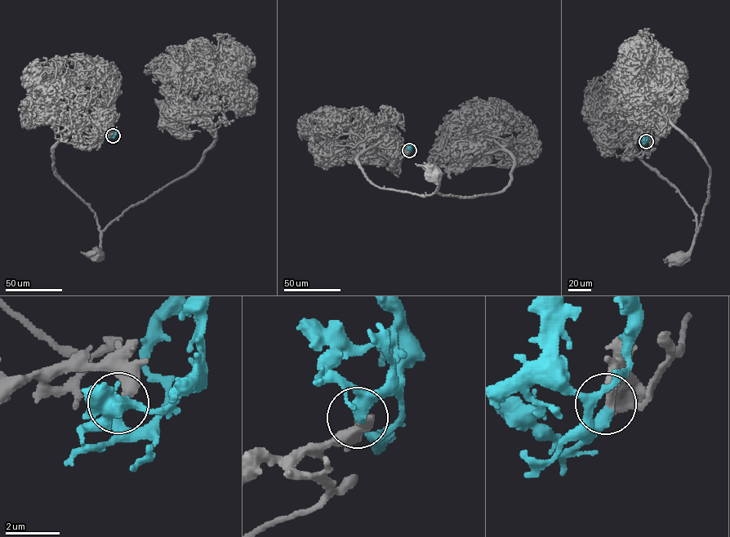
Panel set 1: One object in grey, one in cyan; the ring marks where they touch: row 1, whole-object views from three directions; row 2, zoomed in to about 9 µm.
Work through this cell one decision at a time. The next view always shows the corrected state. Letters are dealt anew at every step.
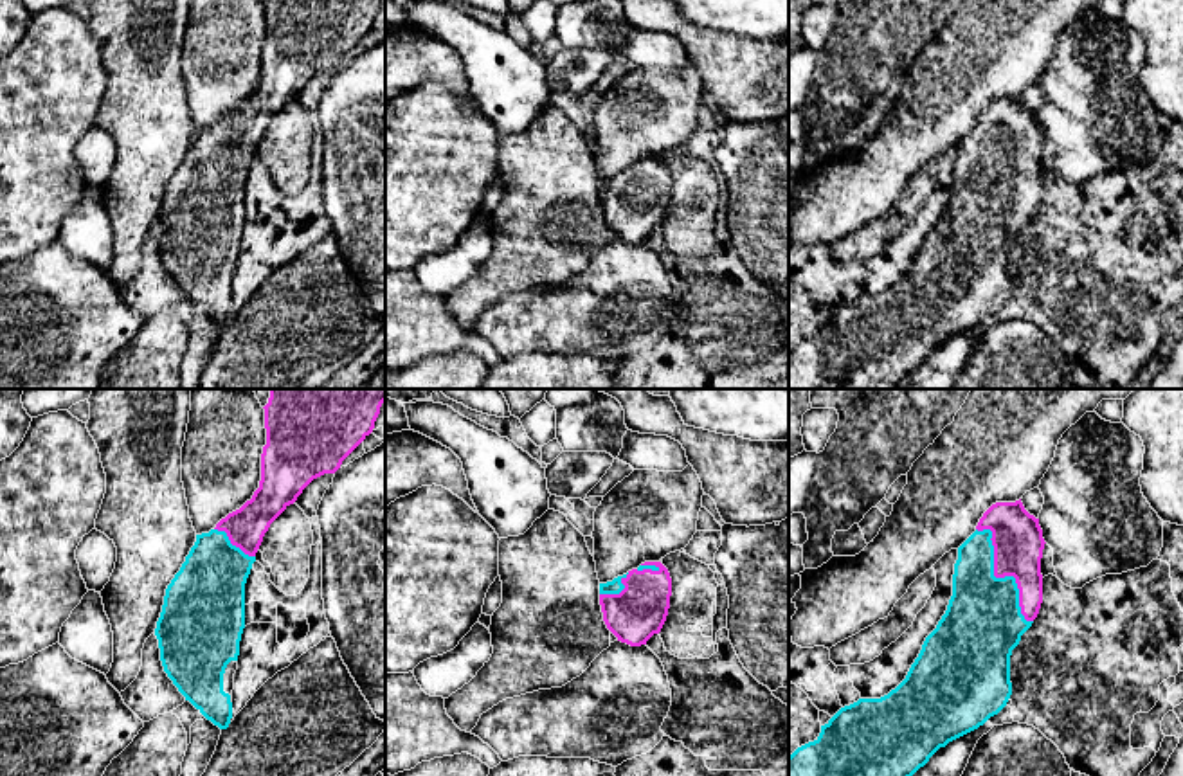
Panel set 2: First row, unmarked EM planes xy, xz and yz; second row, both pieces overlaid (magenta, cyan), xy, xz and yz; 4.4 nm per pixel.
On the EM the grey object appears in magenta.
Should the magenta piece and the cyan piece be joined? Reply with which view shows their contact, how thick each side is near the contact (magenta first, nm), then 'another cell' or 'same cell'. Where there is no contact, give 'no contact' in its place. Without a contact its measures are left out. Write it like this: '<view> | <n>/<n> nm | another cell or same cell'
yz | 220/360 nm | same cell

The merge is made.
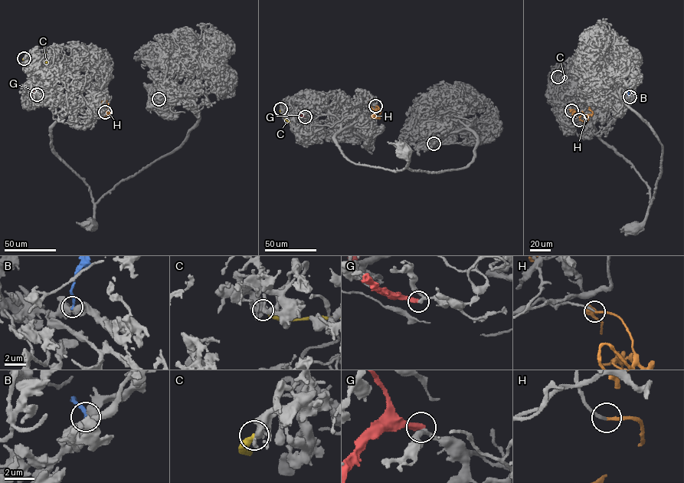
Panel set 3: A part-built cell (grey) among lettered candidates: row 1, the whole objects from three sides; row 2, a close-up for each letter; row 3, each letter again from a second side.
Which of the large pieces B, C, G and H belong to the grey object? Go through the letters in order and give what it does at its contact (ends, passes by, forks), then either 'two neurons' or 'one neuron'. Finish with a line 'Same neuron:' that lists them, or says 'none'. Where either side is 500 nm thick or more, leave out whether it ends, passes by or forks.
B: it ends | two neurons
C: two neurons
G: it ends | two neurons
H: it ends | one neuron
Same neuron: H

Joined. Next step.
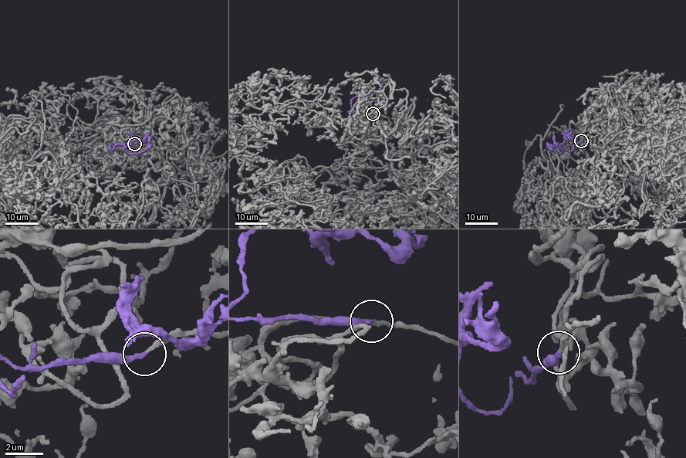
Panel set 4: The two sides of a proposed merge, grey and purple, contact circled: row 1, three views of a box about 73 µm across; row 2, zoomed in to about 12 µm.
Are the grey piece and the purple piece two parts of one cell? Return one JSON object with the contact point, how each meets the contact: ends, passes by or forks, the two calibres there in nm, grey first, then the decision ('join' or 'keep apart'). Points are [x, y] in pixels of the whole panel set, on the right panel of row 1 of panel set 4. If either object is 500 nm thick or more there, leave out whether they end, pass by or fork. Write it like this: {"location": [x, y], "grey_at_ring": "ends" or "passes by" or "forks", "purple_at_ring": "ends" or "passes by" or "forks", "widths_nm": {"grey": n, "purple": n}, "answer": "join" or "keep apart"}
{"location": [581, 140], "grey_at_ring": "passes by", "purple_at_ring": "ends", "widths_nm": {"grey": 140, "purple": 200}, "answer": "join"}

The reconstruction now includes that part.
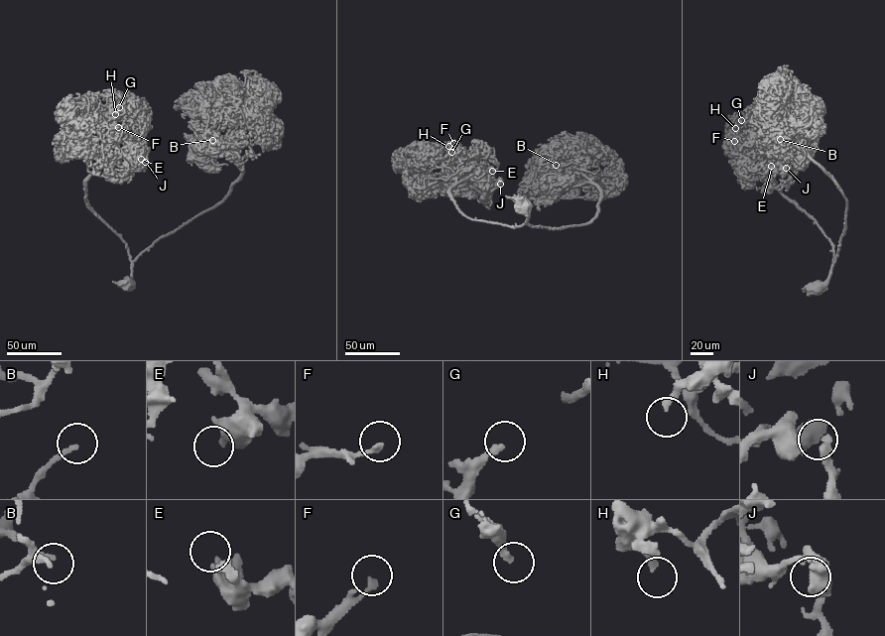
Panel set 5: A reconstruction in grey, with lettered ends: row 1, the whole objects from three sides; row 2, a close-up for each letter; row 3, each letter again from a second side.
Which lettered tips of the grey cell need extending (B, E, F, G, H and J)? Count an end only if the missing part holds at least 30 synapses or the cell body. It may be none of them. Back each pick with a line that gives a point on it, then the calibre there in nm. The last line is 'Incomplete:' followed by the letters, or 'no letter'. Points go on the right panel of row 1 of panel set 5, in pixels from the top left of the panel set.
B: Place: (780, 139). Thickness 160 nm
F: Place: (734, 141). Thickness 180 nm
Incomplete: B, F

